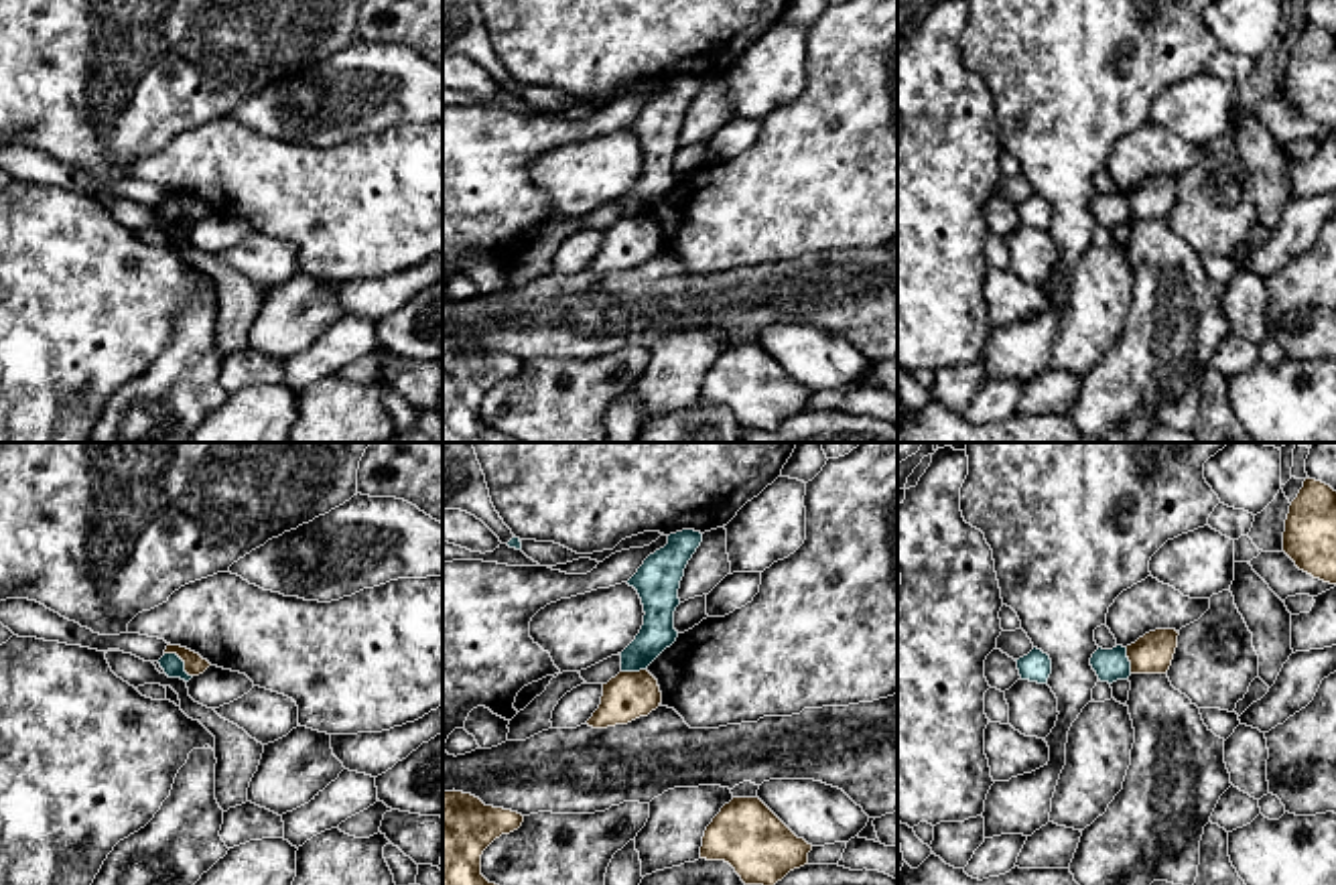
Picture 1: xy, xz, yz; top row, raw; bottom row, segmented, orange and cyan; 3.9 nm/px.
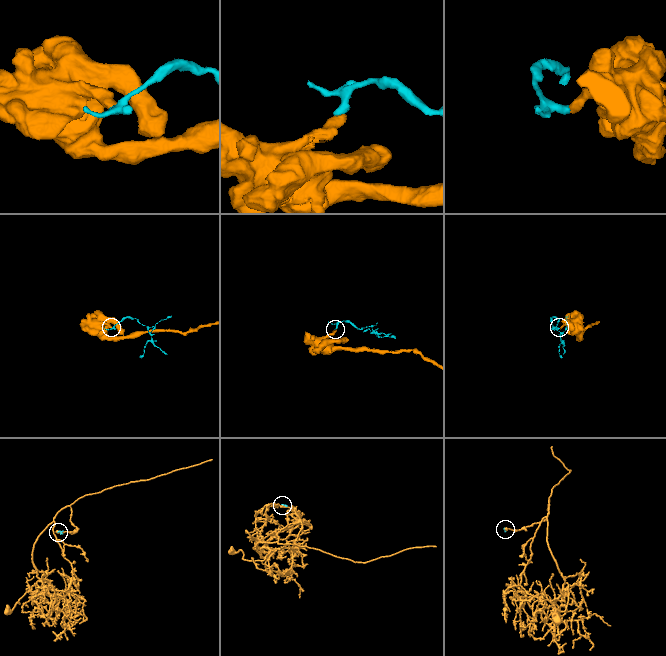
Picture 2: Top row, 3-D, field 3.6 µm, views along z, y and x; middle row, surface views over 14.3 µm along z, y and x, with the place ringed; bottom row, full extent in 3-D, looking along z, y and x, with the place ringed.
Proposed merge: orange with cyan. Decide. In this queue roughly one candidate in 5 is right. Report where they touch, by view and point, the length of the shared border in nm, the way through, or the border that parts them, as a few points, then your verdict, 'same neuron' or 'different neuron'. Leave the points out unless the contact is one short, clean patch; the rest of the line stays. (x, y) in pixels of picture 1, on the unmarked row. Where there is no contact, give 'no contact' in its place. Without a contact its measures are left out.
meets orange in xy at (181, 203); contact 150 nm long; border along xy (165, 197), (173, 197), (191, 222); different neuron

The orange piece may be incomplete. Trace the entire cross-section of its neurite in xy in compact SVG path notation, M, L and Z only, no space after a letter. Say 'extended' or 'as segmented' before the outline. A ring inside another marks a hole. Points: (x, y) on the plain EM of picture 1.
as segmented; M166 191L164 199L177 199L185 207L185 217L189 221L199 221L203 219L211 209L203 205L199 199L181 193L181 191Z

